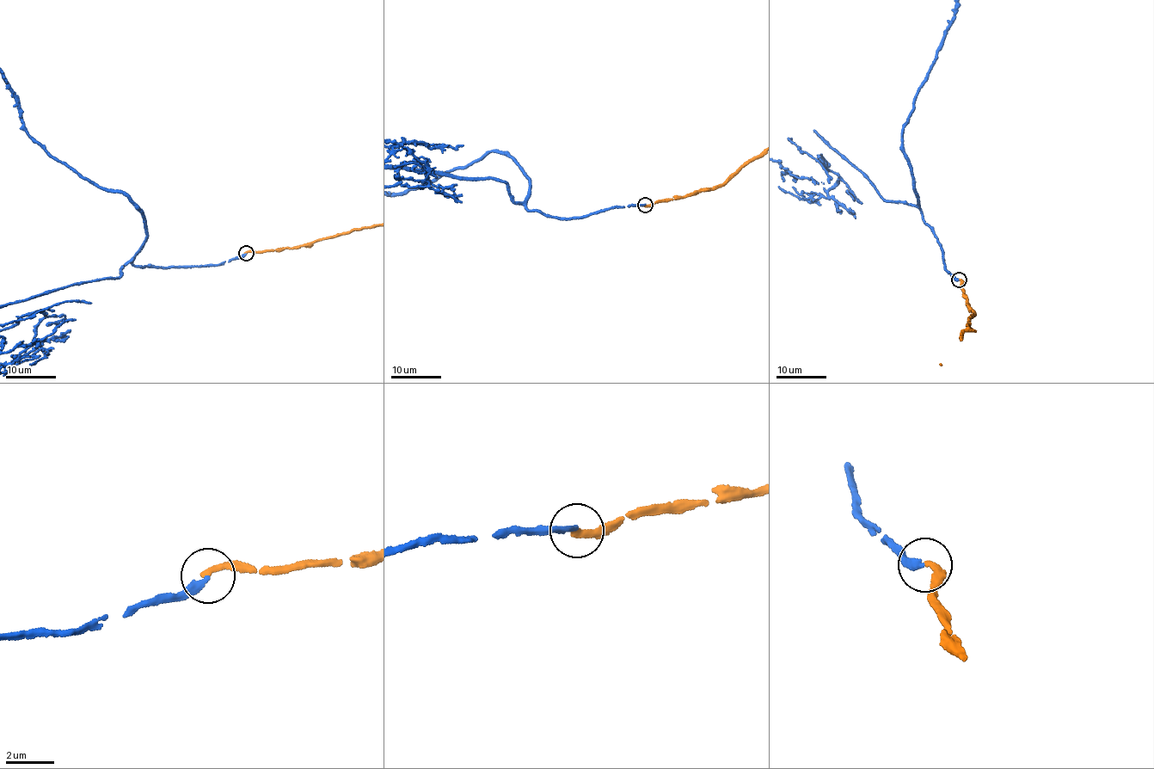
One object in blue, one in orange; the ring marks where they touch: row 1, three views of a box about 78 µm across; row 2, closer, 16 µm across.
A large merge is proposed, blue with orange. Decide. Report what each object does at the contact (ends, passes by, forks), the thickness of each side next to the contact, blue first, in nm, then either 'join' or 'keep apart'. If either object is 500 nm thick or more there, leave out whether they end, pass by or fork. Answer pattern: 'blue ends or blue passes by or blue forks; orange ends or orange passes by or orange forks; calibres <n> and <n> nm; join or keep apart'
blue ends; orange ends; calibres 260 and 260 nm; join

